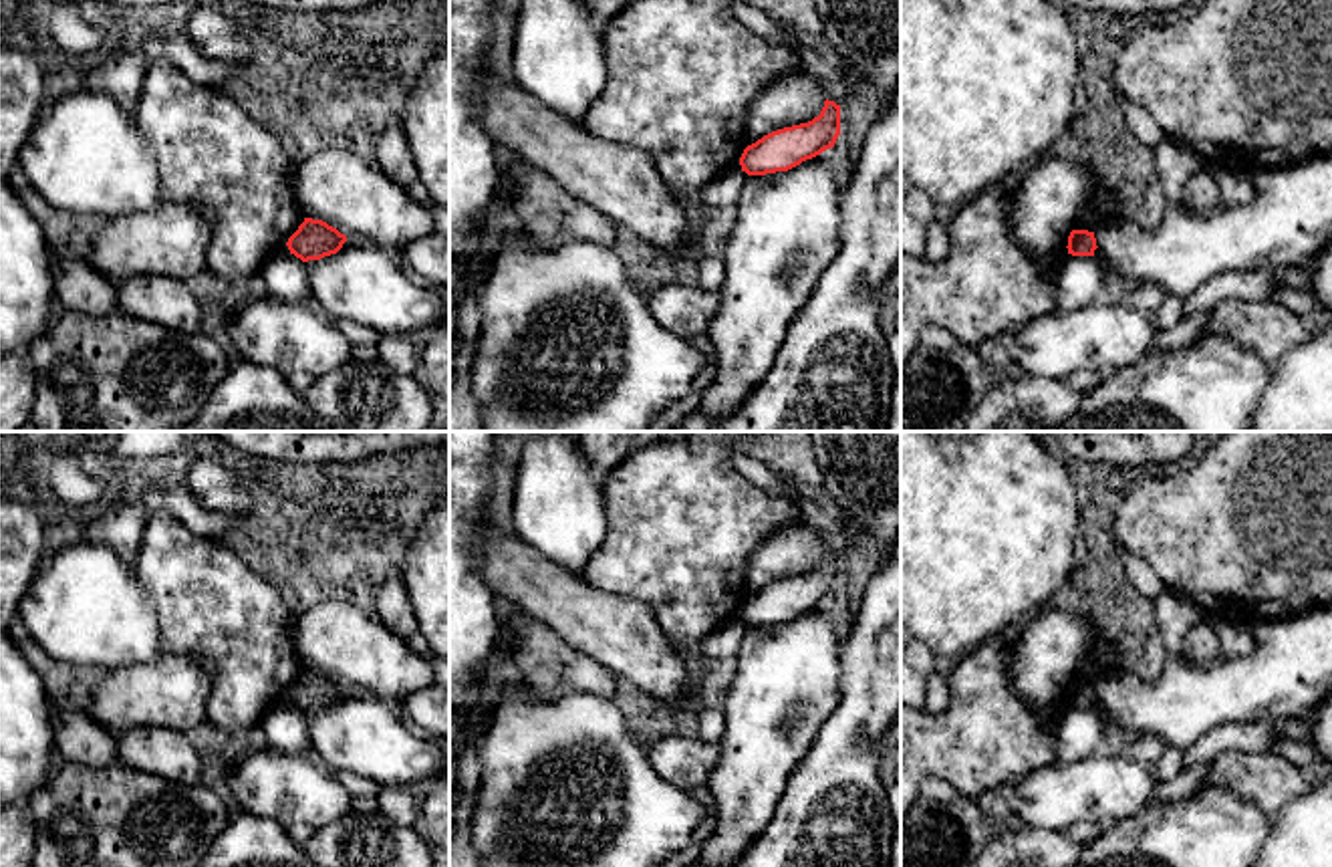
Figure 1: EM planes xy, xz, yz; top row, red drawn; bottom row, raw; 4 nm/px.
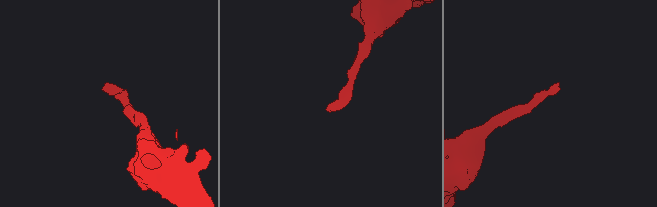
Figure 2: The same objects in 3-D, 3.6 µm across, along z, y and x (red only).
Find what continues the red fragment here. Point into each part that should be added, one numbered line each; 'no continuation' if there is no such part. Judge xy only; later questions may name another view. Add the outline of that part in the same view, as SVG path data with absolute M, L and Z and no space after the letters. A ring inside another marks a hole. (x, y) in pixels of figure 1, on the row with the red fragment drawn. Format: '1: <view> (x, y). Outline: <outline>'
no continuation

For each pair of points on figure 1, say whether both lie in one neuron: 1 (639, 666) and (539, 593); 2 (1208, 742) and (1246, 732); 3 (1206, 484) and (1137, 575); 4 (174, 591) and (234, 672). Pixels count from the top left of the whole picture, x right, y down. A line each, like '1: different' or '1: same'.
1: same
2: same
3: different
4: same

